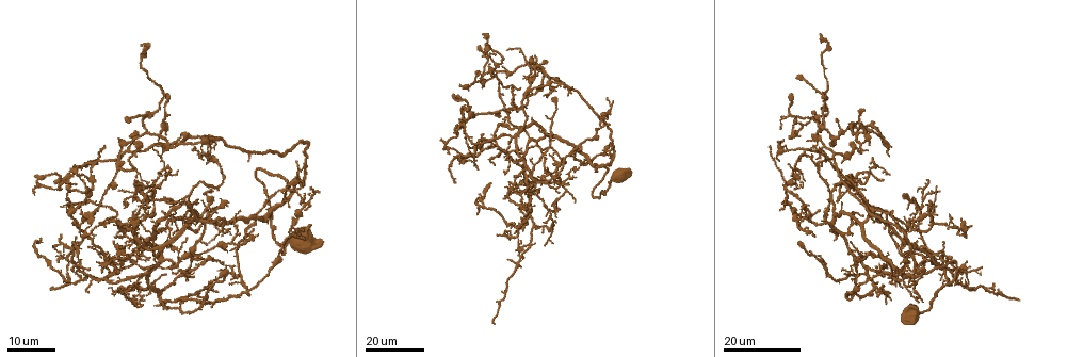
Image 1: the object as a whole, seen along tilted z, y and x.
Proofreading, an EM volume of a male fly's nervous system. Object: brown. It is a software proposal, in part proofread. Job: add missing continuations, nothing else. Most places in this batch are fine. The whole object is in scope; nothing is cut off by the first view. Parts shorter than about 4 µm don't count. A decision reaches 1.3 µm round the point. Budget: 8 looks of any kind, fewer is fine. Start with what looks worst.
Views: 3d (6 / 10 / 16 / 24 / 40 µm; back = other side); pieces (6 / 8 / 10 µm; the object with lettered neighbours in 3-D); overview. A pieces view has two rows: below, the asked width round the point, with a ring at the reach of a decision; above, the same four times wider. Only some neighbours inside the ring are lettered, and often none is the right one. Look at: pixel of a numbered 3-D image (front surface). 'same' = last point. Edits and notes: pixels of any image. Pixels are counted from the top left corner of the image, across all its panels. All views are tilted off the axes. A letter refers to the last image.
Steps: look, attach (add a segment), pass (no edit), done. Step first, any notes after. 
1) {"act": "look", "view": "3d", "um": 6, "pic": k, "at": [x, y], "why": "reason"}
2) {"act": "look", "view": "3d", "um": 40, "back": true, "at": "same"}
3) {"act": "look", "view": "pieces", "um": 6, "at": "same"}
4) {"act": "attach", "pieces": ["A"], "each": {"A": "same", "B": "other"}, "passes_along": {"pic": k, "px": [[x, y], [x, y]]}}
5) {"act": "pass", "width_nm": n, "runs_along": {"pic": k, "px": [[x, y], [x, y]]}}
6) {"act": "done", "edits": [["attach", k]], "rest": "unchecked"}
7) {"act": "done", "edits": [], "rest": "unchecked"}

{"act": "look", "view": "3d", "um": 24, "pic": 1, "at": [951, 256], "why": "an open end"}

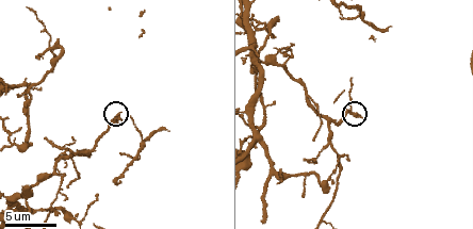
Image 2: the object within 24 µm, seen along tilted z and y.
{"act": "look", "view": "pieces", "um": 6, "pic": 2, "at": [120, 114]}

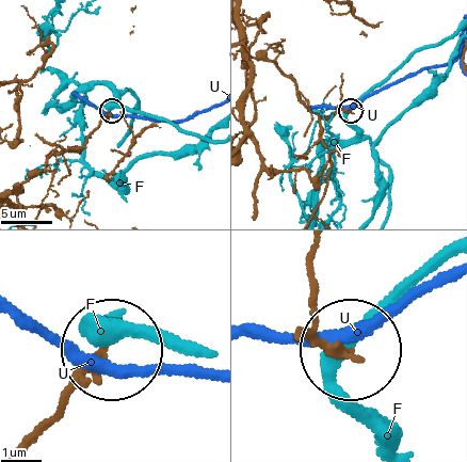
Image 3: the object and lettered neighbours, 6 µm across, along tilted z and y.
{"act": "pass", "each": {"F": "other", "U": "other"}, "runs_along": {"pic": 3, "px": [[17, 451], [106, 349]]}, "found": "no lettered segment goes on from it"}

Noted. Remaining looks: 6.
{"act": "look", "view": "3d", "um": 16, "pic": 1, "at": [226, 203], "why": "branch stops here"}

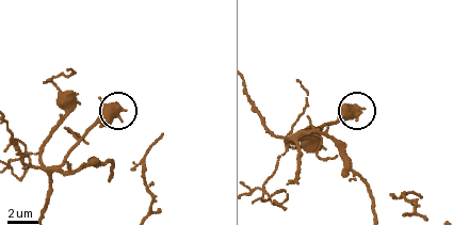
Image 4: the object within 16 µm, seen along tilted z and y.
{"act": "look", "view": "pieces", "um": 8, "pic": 4, "at": [123, 108]}

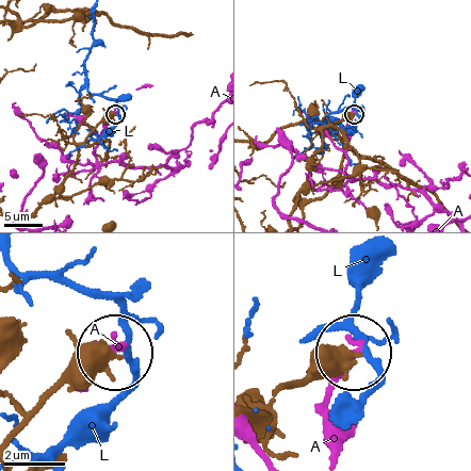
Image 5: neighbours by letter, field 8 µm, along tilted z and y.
{"act": "pass", "each": {"A": "other", "L": "other"}, "runs_along": {"pic": 5, "px": [[17, 434], [52, 392], [111, 351]]}, "found": "none of them fits"}

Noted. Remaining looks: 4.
{"act": "look", "view": "3d", "um": 24, "pic": 1, "at": [142, 46], "why": "end of a long branch"}

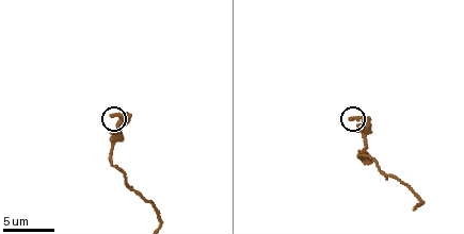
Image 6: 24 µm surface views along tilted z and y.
{"act": "look", "view": "pieces", "um": 8, "pic": 6, "at": [113, 115]}

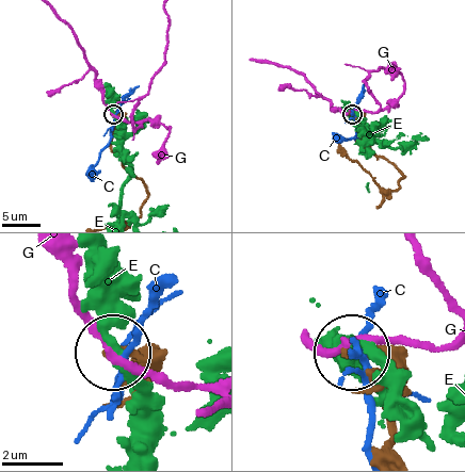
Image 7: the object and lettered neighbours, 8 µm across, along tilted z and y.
{"act": "pass", "each": {"C": "other", "E": "other", "G": "other"}, "found": "none of them fits"}

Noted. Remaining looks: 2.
{"act": "look", "view": "3d", "um": 24, "pic": 1, "at": [910, 284], "why": "branch stops here"}

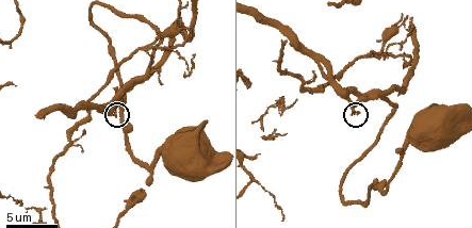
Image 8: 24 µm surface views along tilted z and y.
{"act": "look", "view": "pieces", "um": 6, "pic": 8, "at": [115, 114]}

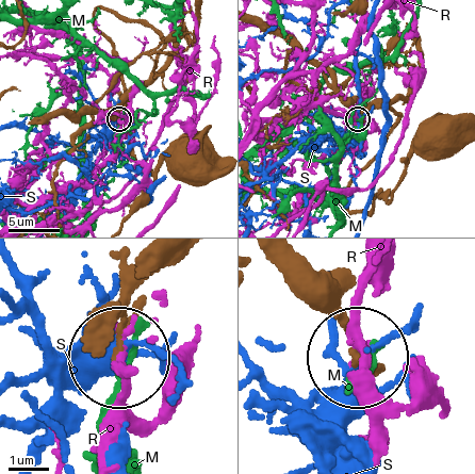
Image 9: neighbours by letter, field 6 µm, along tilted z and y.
{"act": "pass", "each": {"M": "other", "R": "other", "S": "other"}, "found": "no lettered segment goes on from it"}

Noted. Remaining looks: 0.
{"act": "done", "edits": [], "rest": "unchecked"}

